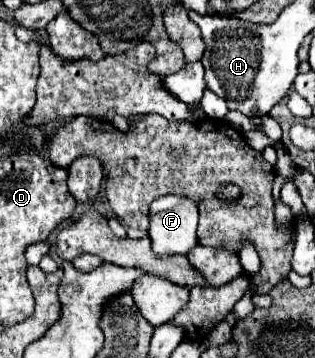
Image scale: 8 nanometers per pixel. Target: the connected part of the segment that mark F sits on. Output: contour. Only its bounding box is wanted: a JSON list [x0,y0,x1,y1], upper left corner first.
[150,195,198,255]

